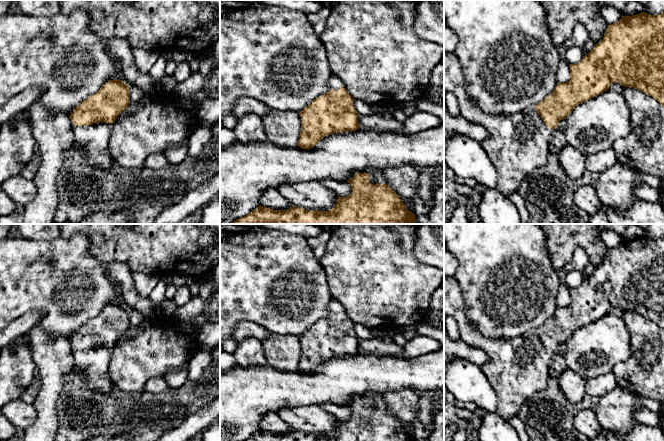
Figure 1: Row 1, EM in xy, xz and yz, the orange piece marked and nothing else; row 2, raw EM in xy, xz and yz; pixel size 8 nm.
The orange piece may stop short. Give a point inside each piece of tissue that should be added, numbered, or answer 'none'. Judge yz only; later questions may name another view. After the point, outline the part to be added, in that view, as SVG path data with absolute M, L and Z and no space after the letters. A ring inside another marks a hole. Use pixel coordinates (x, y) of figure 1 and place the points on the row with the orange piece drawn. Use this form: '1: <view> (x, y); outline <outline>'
1: yz (517, 144); outline M444 53L444 92L455 95L460 116L486 128L488 137L481 143L497 170L497 189L506 197L519 191L524 178L547 163L552 132L534 107L516 114L485 113L468 95L462 68L454 53Z

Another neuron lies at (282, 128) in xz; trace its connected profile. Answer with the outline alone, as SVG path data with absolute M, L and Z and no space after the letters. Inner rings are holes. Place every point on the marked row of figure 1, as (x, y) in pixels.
M271 108L270 112L262 117L262 121L269 141L282 148L295 148L298 146L301 132L299 113Z

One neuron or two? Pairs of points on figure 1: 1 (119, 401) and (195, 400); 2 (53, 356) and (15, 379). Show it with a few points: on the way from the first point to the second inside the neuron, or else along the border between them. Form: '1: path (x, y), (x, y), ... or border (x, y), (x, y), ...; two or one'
1: path (138, 406), (173, 406), (176, 404); one
2: border (29, 344), (31, 357), (36, 368), (36, 376); two

